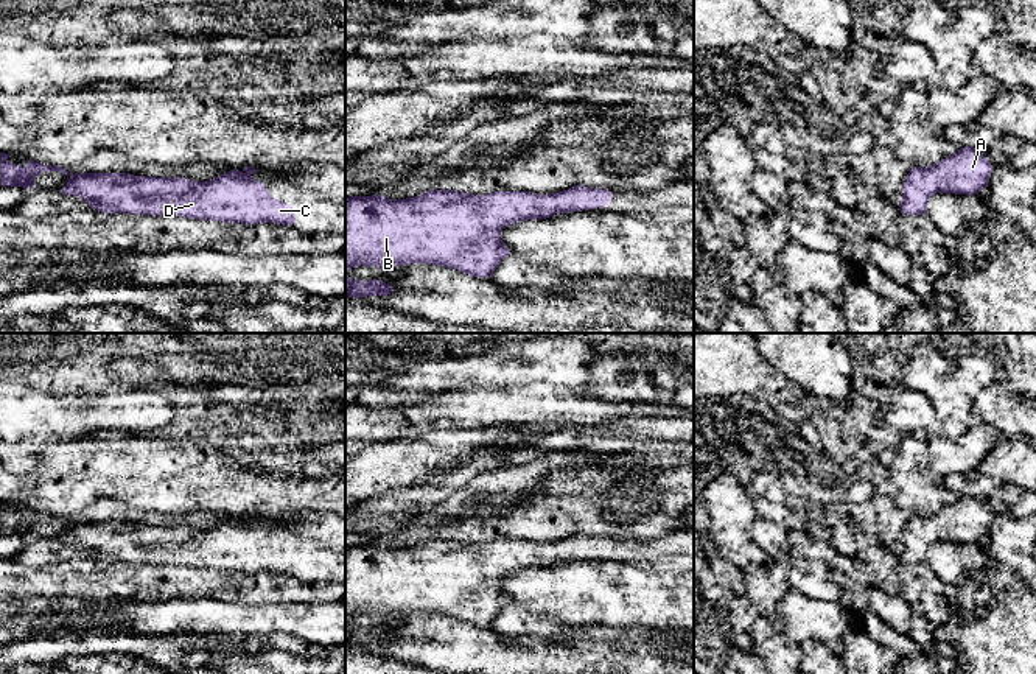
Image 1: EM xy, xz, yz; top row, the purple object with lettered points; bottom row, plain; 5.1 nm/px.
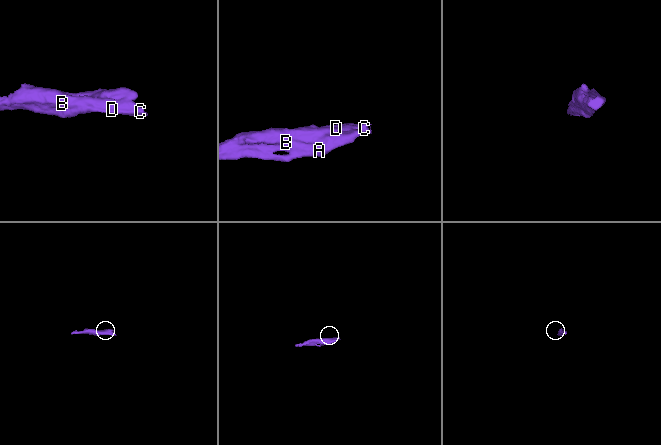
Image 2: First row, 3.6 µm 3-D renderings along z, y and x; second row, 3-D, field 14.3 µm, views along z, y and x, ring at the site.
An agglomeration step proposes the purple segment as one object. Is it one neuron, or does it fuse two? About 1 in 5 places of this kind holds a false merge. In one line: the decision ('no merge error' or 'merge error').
no merge error

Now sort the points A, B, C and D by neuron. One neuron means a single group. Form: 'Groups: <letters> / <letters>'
Groups: A B C D

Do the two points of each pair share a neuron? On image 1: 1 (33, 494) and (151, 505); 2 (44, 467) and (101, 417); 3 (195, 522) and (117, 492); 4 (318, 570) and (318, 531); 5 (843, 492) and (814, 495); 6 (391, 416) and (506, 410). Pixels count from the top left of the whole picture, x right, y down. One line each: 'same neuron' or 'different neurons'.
1: same neuron
2: different neurons
3: different neurons
4: same neuron
5: same neuron
6: same neuron

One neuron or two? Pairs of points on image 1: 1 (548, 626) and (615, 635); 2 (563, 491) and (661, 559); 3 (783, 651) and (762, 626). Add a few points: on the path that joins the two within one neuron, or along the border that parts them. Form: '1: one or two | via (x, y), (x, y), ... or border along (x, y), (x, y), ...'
1: one | via (565, 631), (598, 632)
2: two | border along (664, 531), (650, 537), (605, 537)
3: one | via (776, 645), (767, 632)

